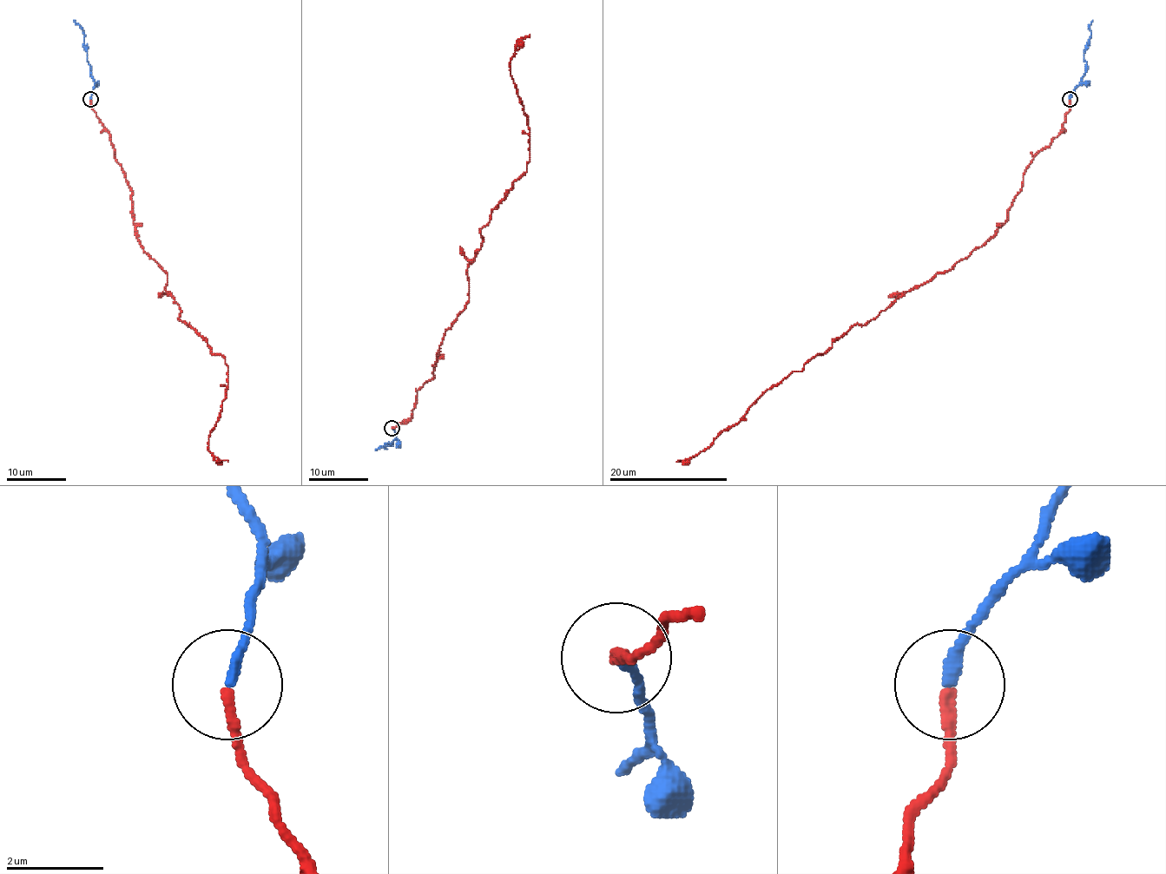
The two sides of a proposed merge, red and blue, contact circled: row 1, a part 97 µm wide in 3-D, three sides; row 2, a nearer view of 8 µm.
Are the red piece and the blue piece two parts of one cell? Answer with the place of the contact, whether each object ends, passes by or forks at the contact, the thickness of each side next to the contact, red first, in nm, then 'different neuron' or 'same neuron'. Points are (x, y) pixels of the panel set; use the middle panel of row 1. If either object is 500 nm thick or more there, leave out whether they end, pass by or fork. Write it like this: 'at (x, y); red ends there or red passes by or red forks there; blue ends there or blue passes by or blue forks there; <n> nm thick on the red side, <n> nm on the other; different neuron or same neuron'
at (391, 428); red ends there; blue ends there; 200 nm thick on the red side, 240 nm on the other; same neuron

